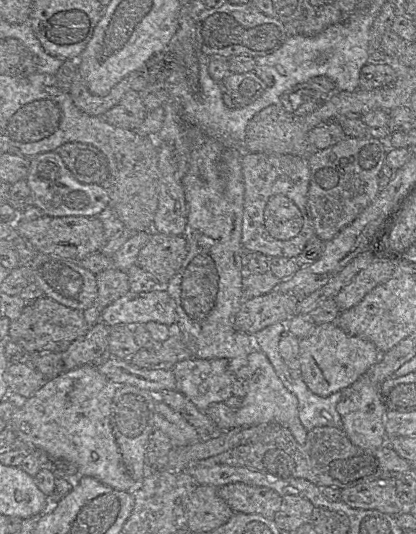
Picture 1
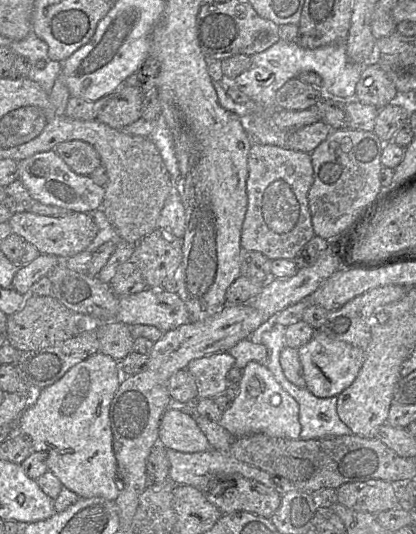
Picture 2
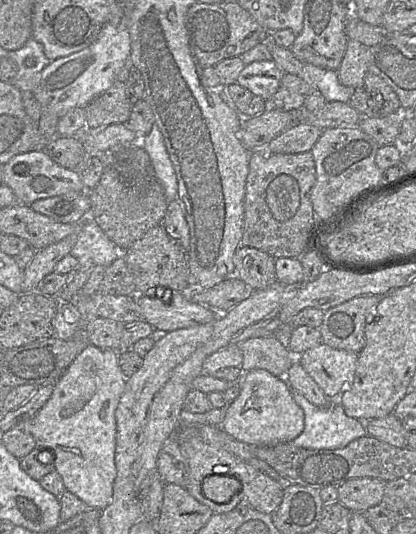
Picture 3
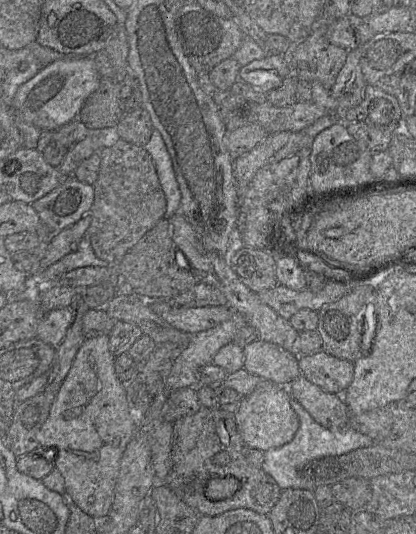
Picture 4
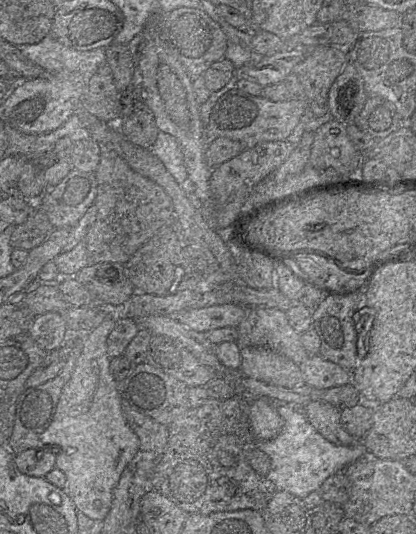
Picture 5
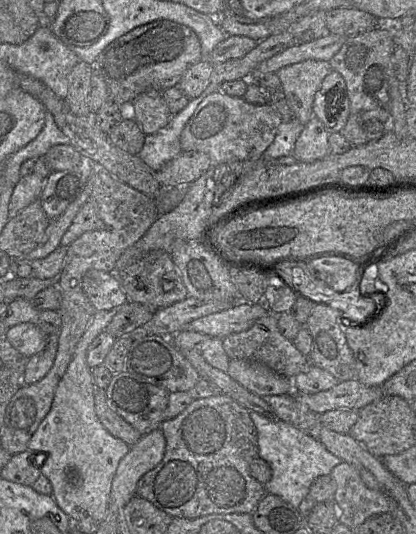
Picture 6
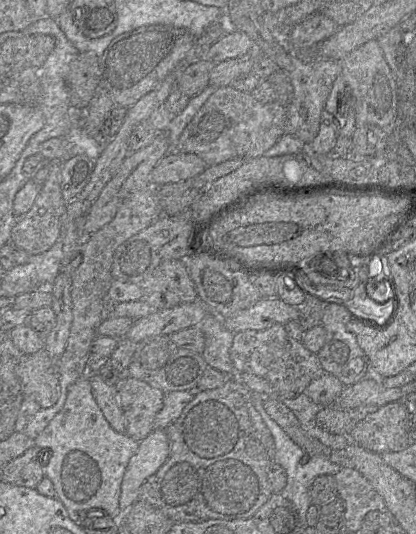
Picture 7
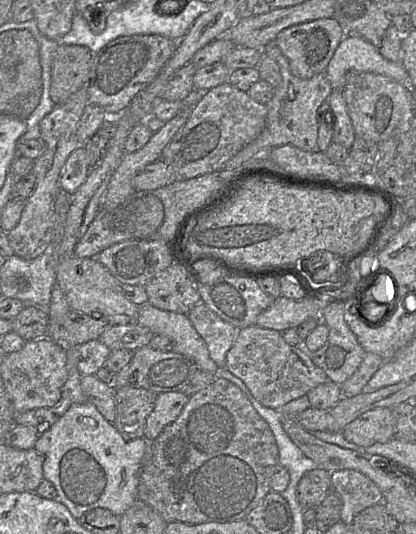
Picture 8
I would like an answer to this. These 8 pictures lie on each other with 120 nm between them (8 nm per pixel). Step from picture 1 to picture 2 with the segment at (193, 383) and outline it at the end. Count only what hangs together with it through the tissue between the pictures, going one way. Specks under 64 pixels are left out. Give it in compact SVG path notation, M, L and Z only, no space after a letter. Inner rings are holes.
M228 351L217 352L190 361L187 371L197 386L197 399L215 398L228 387L227 373L234 366L235 358Z

